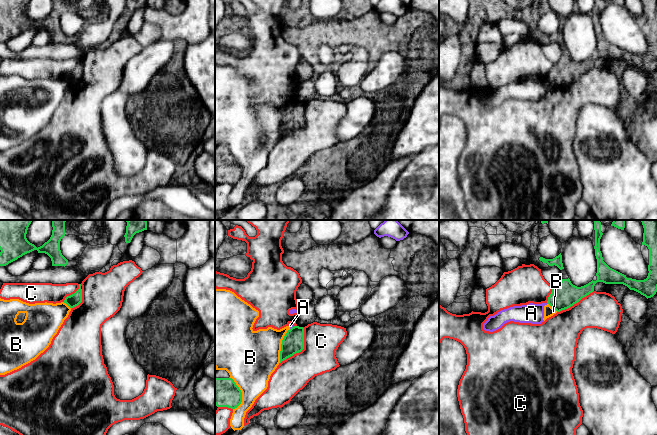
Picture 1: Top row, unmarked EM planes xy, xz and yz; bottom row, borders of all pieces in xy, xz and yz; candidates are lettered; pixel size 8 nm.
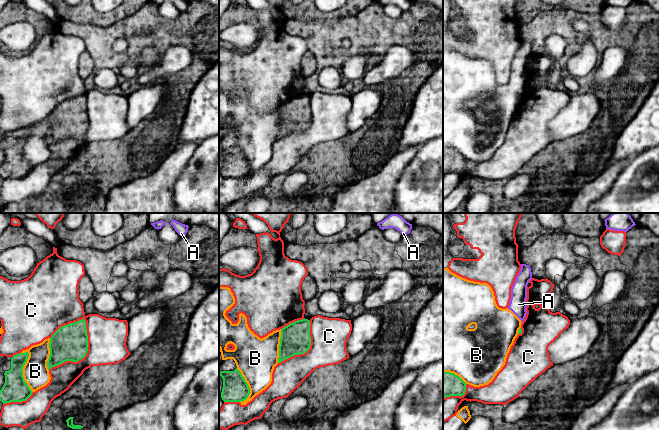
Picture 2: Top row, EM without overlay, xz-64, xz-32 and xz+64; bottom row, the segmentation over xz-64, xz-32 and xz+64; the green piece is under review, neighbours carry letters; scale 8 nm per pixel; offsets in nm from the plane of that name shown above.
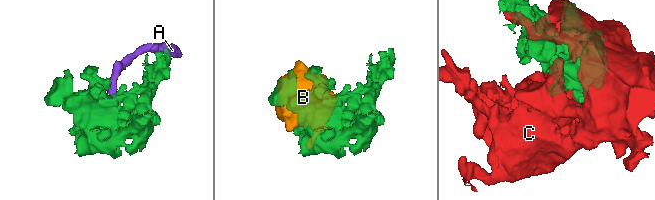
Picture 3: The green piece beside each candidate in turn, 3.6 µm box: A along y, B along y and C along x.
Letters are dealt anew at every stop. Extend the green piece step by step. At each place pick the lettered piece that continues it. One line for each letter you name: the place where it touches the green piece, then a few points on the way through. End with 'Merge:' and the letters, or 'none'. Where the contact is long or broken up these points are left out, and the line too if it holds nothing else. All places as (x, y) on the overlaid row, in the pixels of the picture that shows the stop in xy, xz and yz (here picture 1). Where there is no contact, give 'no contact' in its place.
Merge: none

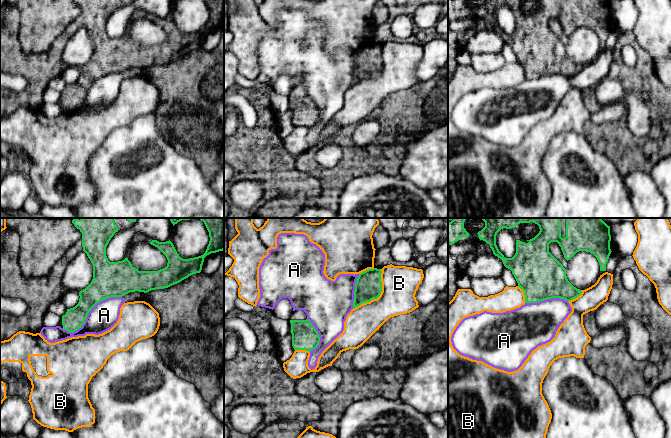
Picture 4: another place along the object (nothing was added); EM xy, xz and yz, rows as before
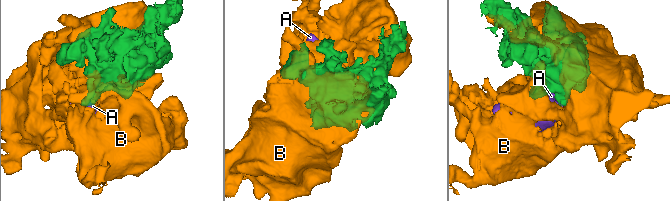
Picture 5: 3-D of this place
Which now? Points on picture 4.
Merge: none

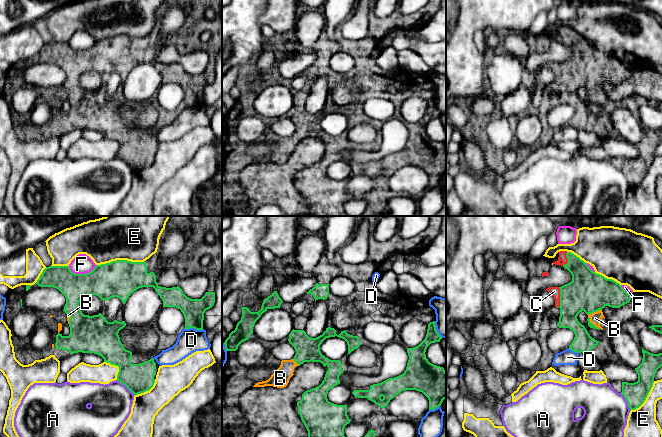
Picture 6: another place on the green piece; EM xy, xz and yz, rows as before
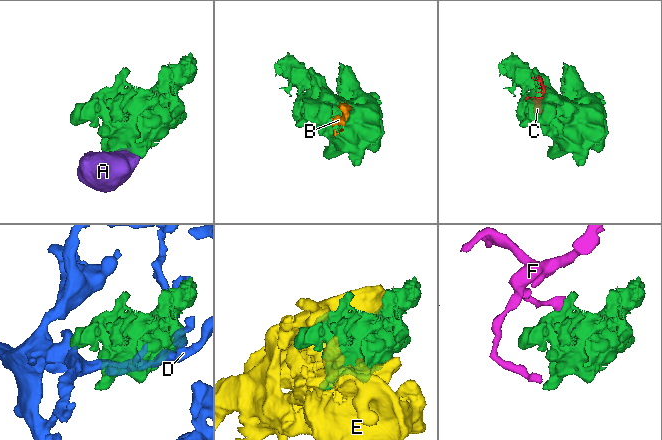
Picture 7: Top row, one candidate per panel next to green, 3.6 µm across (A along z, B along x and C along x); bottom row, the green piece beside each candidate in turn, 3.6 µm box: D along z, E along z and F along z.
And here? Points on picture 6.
B: contact yz (589, 318); way yz (590, 324), (589, 318), (595, 318)
C: contact yz (560, 297)
Merge: B, C

